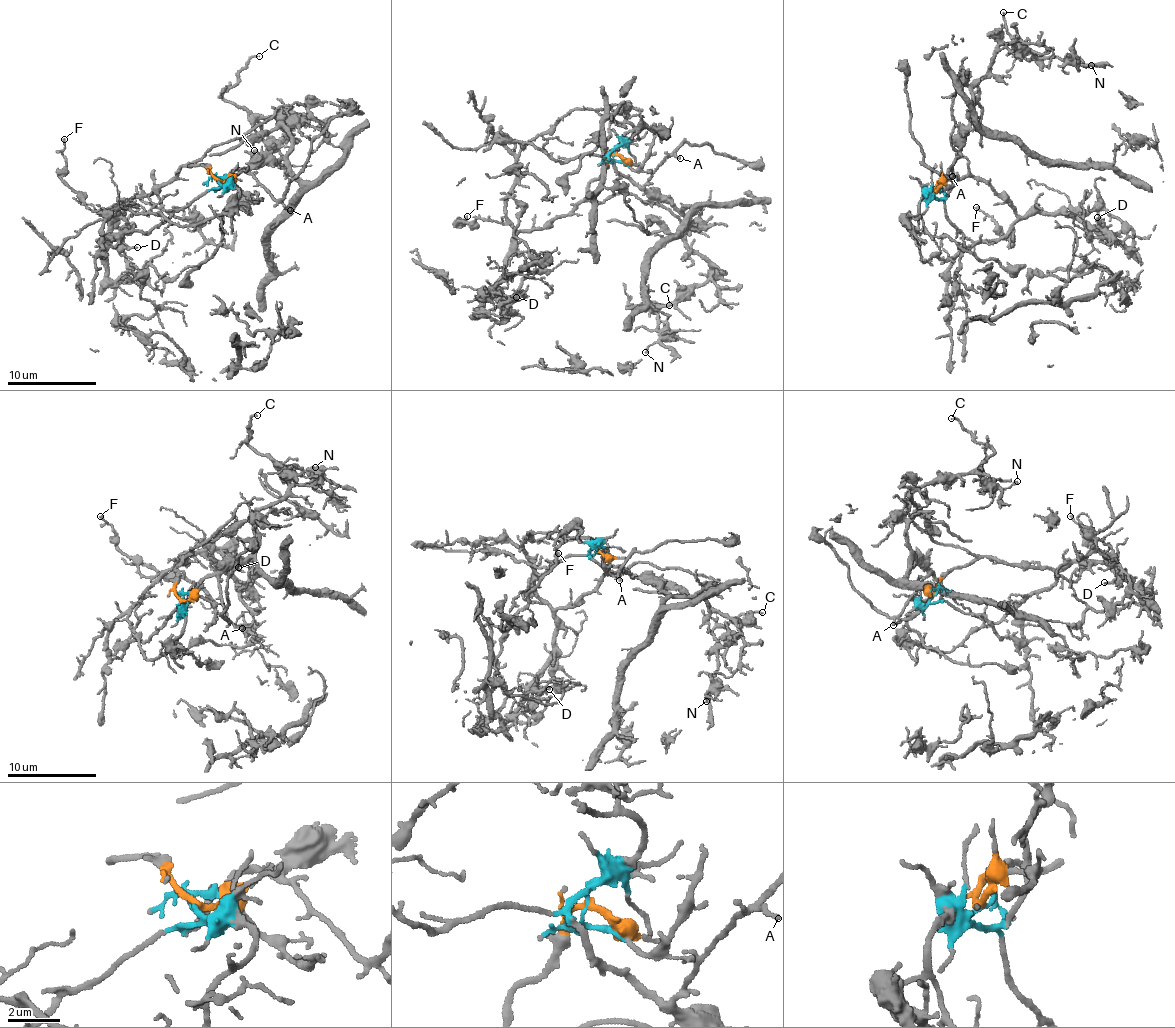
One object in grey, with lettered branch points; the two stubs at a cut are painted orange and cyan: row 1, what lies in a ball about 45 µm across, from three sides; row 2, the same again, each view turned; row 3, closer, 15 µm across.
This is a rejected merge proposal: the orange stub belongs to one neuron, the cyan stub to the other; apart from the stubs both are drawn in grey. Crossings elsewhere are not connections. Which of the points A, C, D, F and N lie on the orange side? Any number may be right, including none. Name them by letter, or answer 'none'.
D, F

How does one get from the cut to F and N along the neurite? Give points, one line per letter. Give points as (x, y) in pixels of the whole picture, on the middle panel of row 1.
F: (615, 154), (574, 209), (542, 227), (515, 230), (480, 218), (471, 225), (458, 220), (465, 225), (466, 216)
N: (615, 154), (616, 171), (686, 217), (687, 244), (709, 265), (704, 284), (656, 310), (660, 340), (645, 352)

